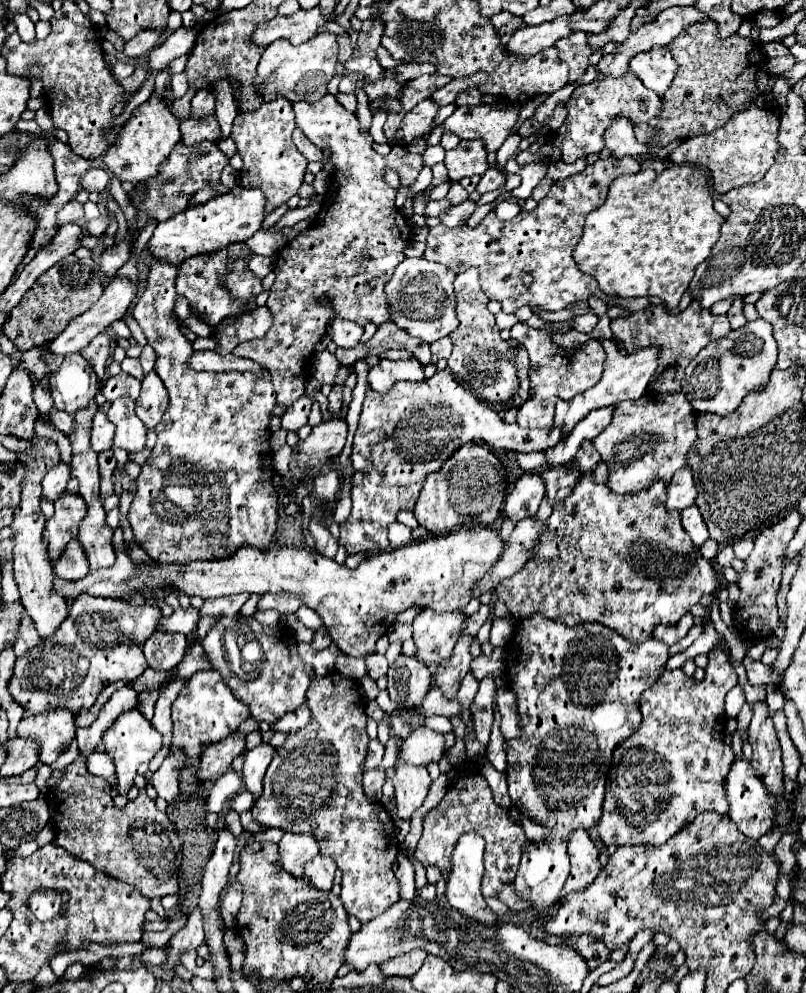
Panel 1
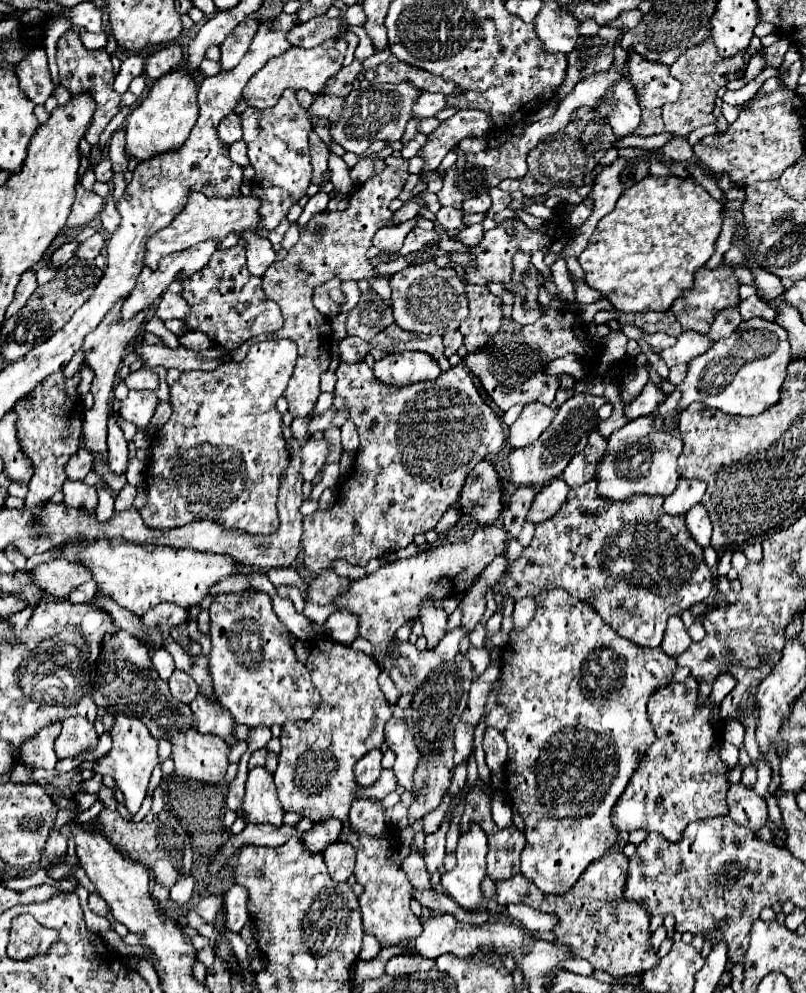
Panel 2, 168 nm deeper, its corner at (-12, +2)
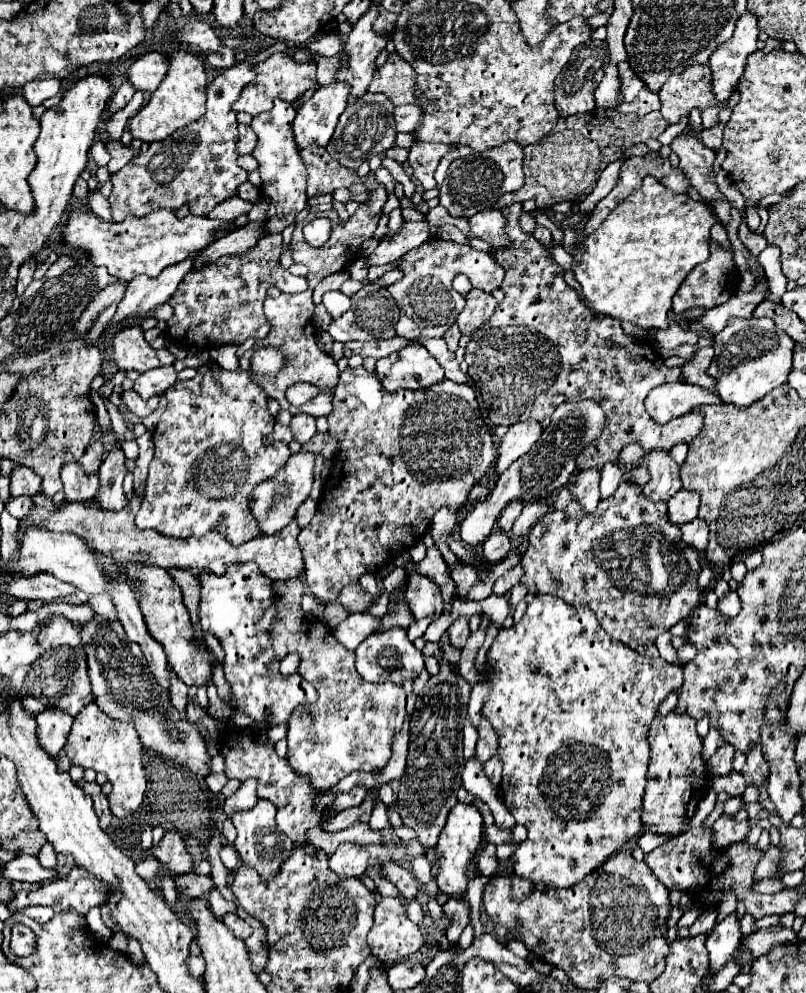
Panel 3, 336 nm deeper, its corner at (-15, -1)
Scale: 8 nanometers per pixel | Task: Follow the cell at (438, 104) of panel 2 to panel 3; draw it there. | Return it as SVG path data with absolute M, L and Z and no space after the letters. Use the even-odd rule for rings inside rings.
M407 104L395 108L393 118L395 118L395 132L413 132L419 120L423 118L423 112L419 110L417 104Z

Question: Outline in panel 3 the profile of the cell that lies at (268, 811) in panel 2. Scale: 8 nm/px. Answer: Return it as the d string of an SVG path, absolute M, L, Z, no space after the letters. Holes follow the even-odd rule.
M259 800L251 810L235 812L231 816L231 820L237 828L237 838L235 838L233 846L235 846L241 862L245 862L255 872L259 872L263 882L267 878L271 878L271 874L279 874L279 866L283 866L283 858L287 858L287 854L291 854L295 844L285 834L277 834L275 806L267 800Z

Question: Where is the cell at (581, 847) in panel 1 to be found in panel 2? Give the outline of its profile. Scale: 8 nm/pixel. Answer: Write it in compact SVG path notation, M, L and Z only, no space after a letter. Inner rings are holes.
M602 855L580 879L576 887L564 895L544 895L538 887L528 883L524 875L514 875L506 881L496 883L496 901L504 903L524 903L532 905L538 911L554 913L560 923L554 927L556 943L568 945L574 955L592 963L594 969L606 971L614 977L636 973L642 975L644 971L652 969L658 963L656 953L650 949L650 915L644 913L642 905L626 903L622 899L624 879L628 873L628 857L620 855Z

